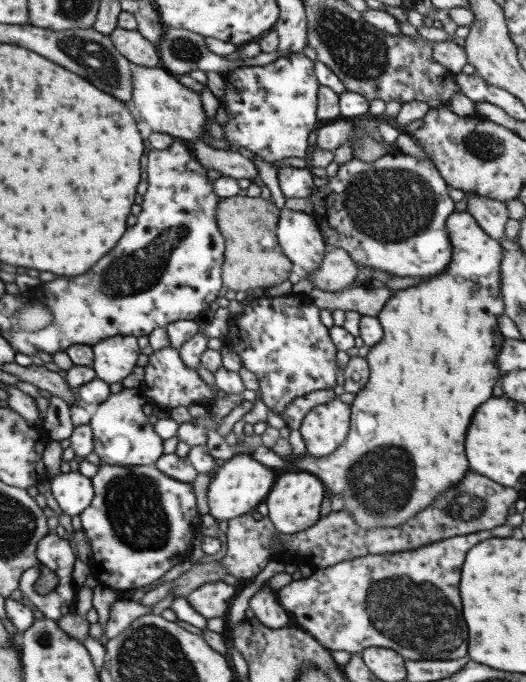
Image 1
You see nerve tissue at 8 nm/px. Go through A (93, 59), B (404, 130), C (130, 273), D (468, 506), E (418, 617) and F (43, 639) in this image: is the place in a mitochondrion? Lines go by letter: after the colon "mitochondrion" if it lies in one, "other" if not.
A: mitochondrion
B: other
C: mitochondrion
D: mitochondrion
E: mitochondrion
F: mitochondrion

